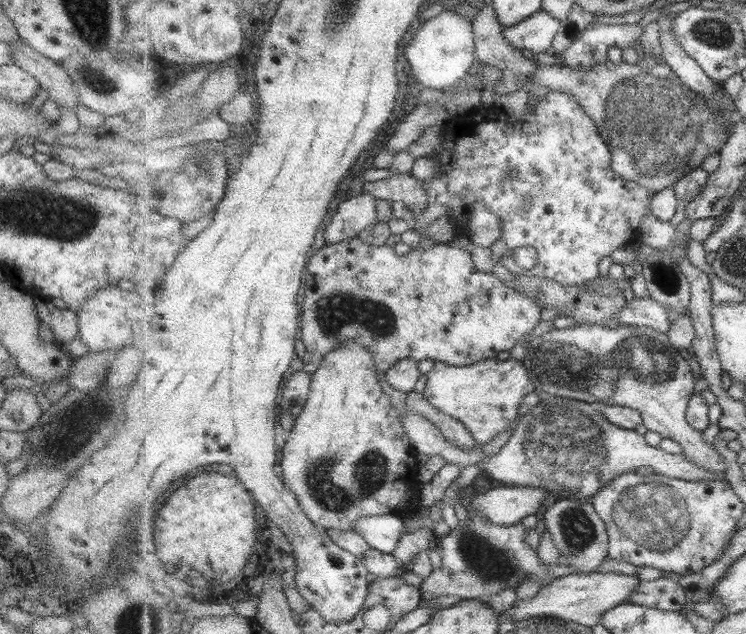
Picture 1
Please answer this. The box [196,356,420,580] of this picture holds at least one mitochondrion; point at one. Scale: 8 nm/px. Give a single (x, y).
(370, 471)

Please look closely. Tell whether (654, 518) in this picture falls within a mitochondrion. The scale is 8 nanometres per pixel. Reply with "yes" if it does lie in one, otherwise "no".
yes

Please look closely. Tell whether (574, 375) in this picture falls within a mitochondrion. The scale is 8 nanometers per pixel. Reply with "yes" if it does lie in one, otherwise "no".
yes

